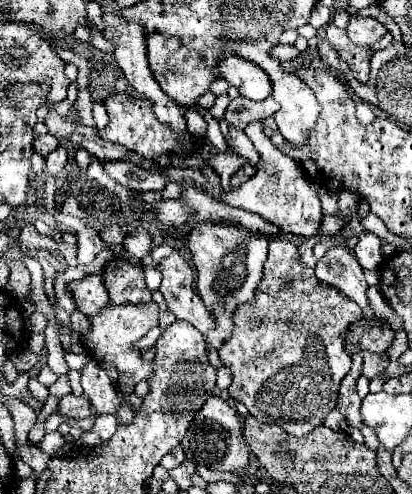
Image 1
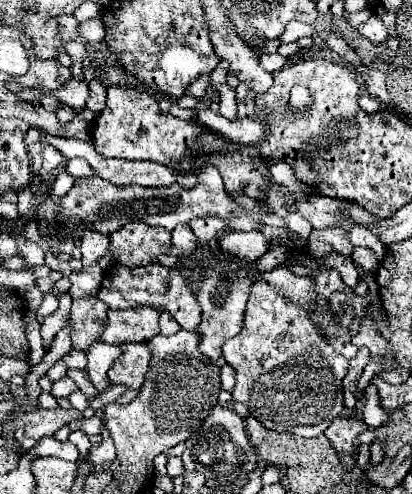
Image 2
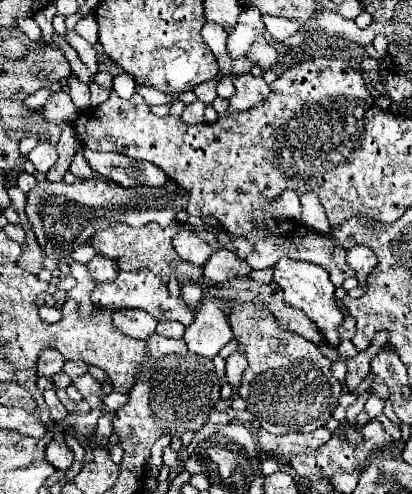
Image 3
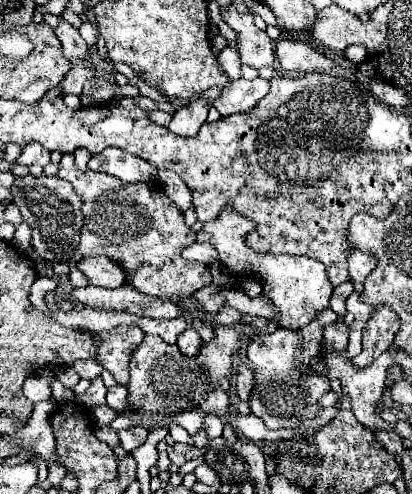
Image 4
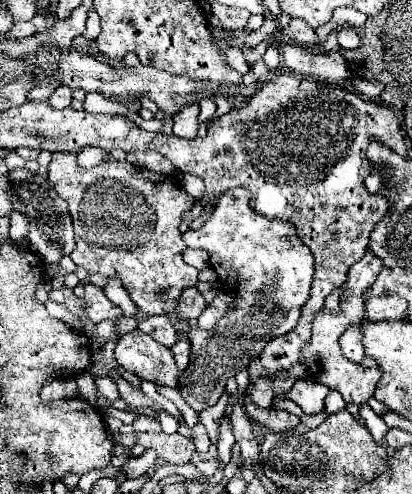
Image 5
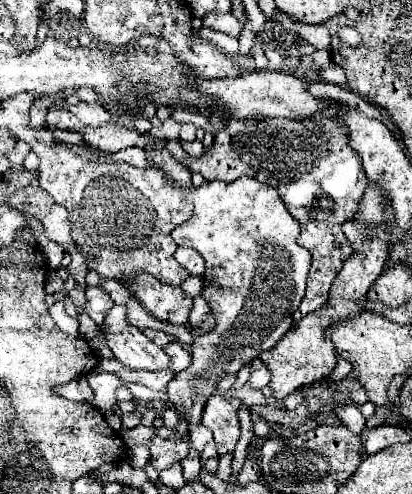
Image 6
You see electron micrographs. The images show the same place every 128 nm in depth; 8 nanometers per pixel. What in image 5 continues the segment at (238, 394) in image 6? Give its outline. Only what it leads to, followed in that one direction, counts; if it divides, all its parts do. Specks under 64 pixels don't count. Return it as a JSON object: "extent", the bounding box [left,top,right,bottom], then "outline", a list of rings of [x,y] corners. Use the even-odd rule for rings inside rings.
{"extent":[273,399,304,418],"outline":[[[288,399],[275,400],[273,402],[273,406],[277,407],[278,409],[292,412],[293,414],[296,414],[300,418],[304,415],[304,412],[302,411],[301,407],[297,405],[295,402],[293,402],[292,400],[288,400]]]}

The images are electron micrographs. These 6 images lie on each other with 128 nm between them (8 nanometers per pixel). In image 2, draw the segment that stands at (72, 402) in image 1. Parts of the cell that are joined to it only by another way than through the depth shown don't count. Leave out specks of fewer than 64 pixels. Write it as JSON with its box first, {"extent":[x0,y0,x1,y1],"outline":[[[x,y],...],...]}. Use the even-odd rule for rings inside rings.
{"extent":[12,408,82,450],"outline":[[[56,408],[56,410],[28,410],[28,412],[12,412],[14,414],[14,436],[24,450],[30,450],[40,438],[52,436],[60,426],[70,424],[82,416],[80,410]]]}

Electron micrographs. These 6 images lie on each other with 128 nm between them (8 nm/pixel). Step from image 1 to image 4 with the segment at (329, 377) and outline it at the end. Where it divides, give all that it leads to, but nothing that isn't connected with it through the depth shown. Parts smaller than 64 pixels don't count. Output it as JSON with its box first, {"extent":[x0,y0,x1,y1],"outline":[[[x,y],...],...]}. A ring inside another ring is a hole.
{"extent":[214,304,332,428],"outline":[[[226,304],[214,316],[214,324],[234,324],[234,322],[240,322],[240,320],[242,320],[242,316],[232,306]],[[280,328],[272,334],[266,334],[266,336],[256,336],[248,346],[248,358],[256,366],[256,386],[254,386],[254,392],[250,398],[250,408],[252,408],[252,414],[262,418],[268,428],[300,428],[304,420],[310,420],[316,416],[318,398],[332,390],[330,382],[320,378],[318,374],[316,376],[304,376],[298,370],[298,366],[302,366],[302,362],[294,360],[294,354],[298,348],[302,348],[302,336],[298,332],[292,332],[286,328],[284,330]]]}

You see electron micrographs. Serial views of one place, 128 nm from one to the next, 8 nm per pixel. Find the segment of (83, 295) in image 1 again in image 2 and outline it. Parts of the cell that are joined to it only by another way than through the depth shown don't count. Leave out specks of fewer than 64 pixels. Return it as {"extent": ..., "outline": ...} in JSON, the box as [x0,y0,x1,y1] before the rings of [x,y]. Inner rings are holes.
{"extent":[70,296,108,352],"outline":[[[96,296],[76,298],[70,306],[70,322],[72,322],[72,348],[88,352],[90,344],[98,342],[106,328],[106,312],[108,306]]]}

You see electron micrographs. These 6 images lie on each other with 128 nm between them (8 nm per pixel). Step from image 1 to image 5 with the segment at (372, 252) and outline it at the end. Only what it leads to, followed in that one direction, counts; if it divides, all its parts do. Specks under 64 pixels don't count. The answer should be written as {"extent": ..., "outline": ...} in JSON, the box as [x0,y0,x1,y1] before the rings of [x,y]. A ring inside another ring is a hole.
{"extent":[300,250,382,404],"outline":[[[370,250],[358,262],[354,262],[348,270],[348,280],[340,288],[340,306],[336,310],[322,308],[314,314],[312,336],[310,336],[308,344],[300,350],[300,364],[306,366],[312,380],[316,380],[318,384],[324,384],[332,390],[338,390],[346,402],[354,402],[354,404],[364,404],[372,396],[372,392],[376,388],[376,380],[380,378],[380,368],[376,366],[376,368],[364,370],[362,366],[346,360],[340,352],[338,338],[344,334],[344,330],[350,324],[354,324],[356,320],[364,320],[364,316],[366,316],[364,294],[374,284],[380,270],[382,270],[382,260],[378,260],[378,256],[374,256]]]}

